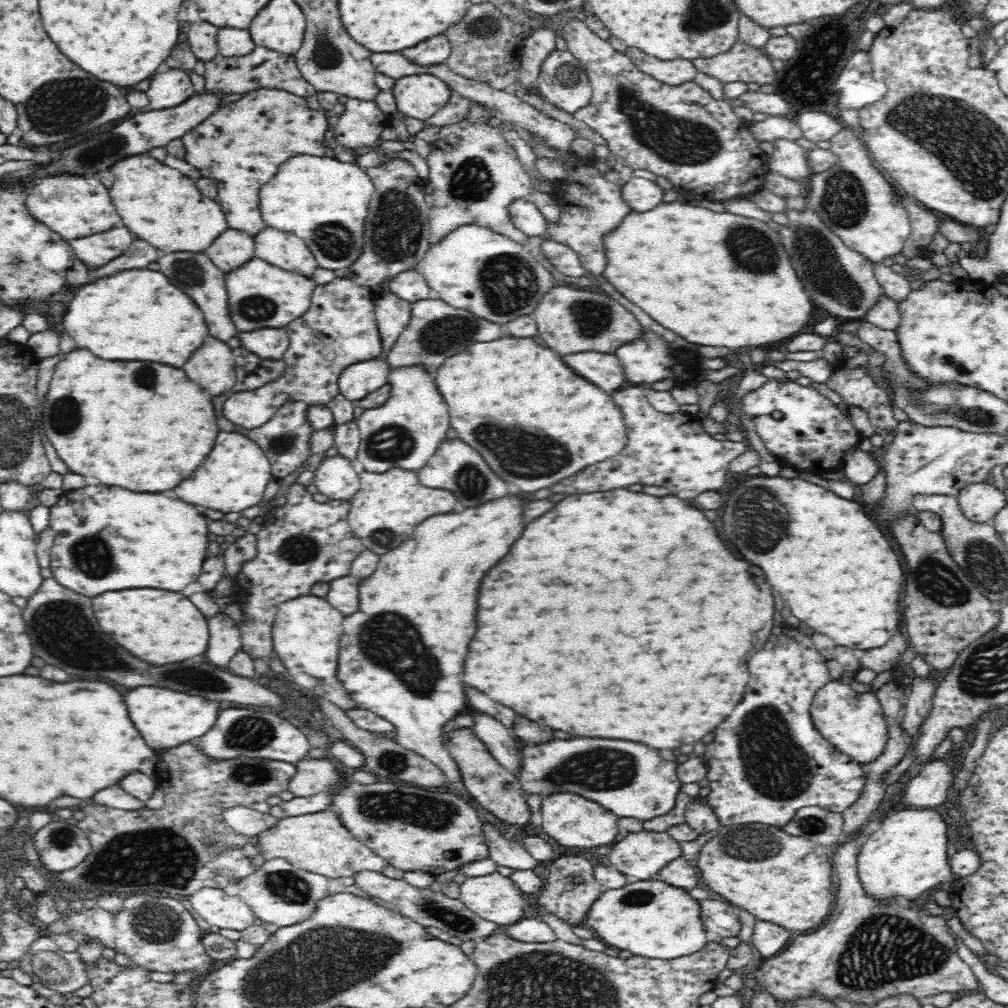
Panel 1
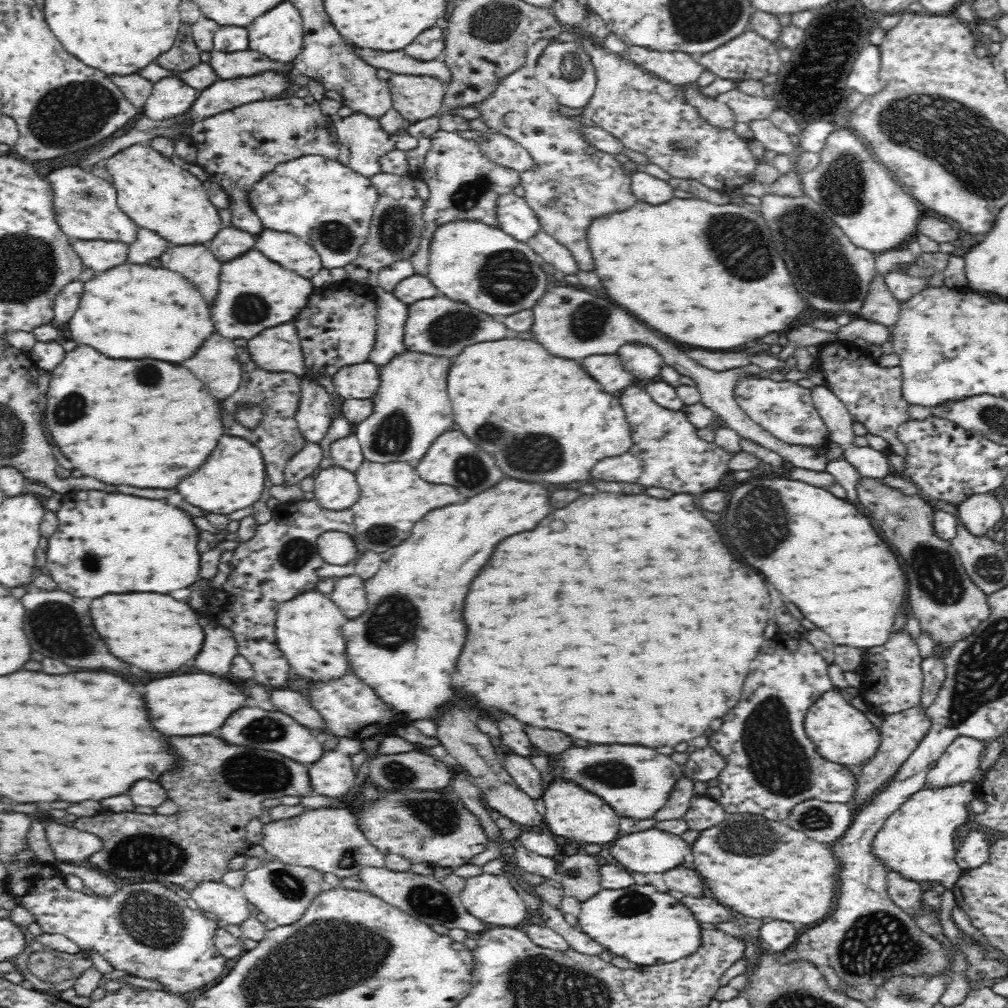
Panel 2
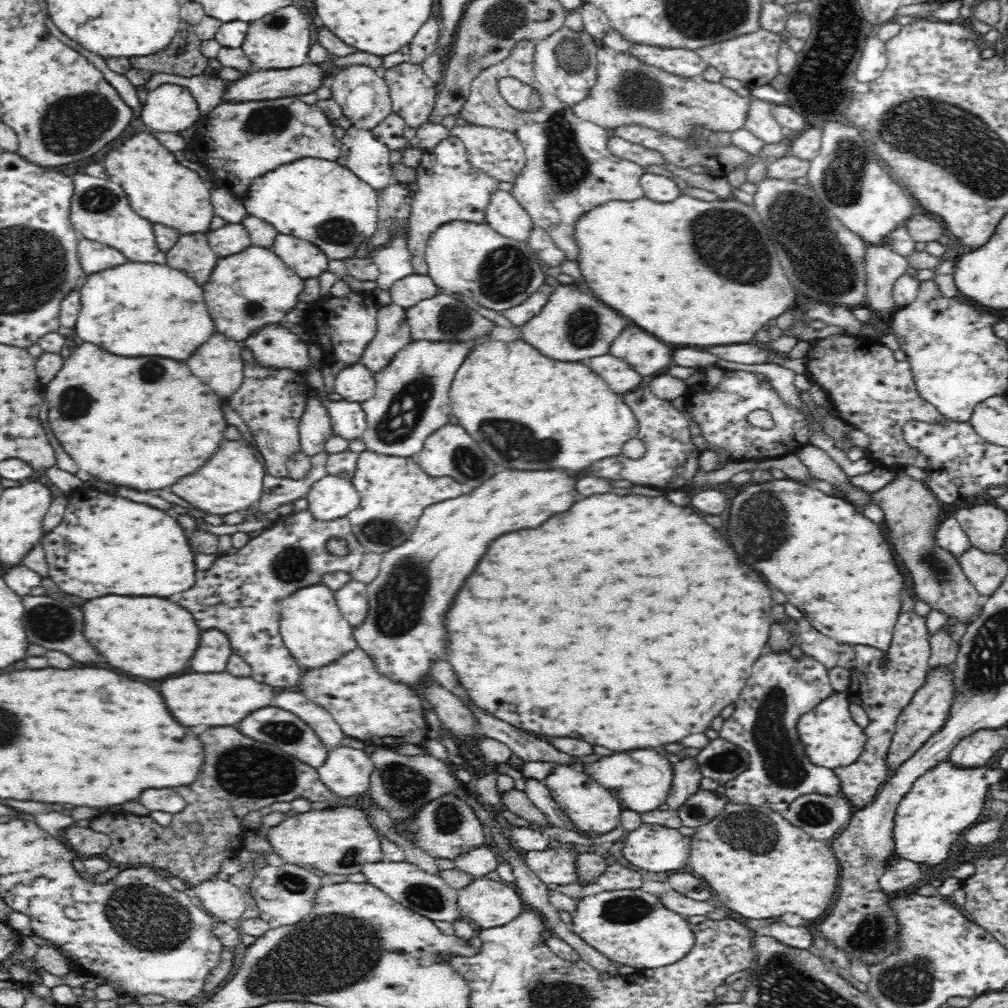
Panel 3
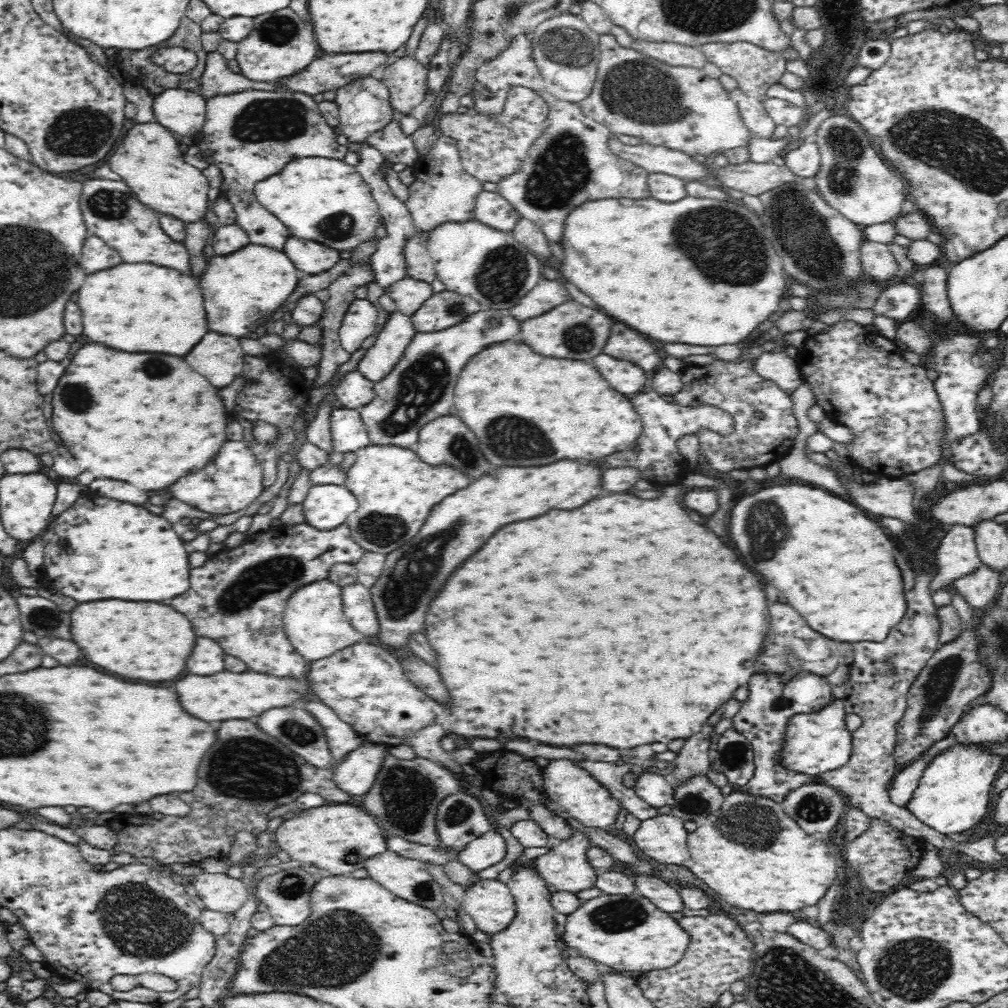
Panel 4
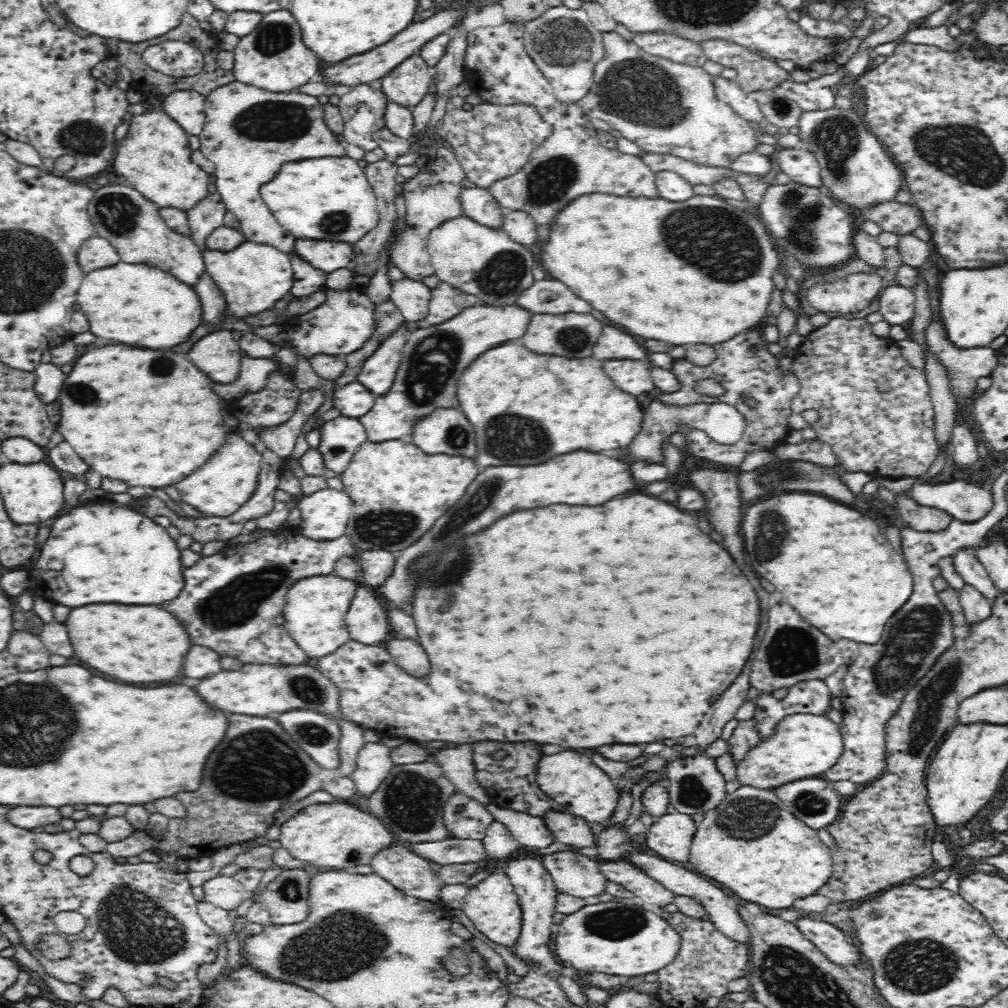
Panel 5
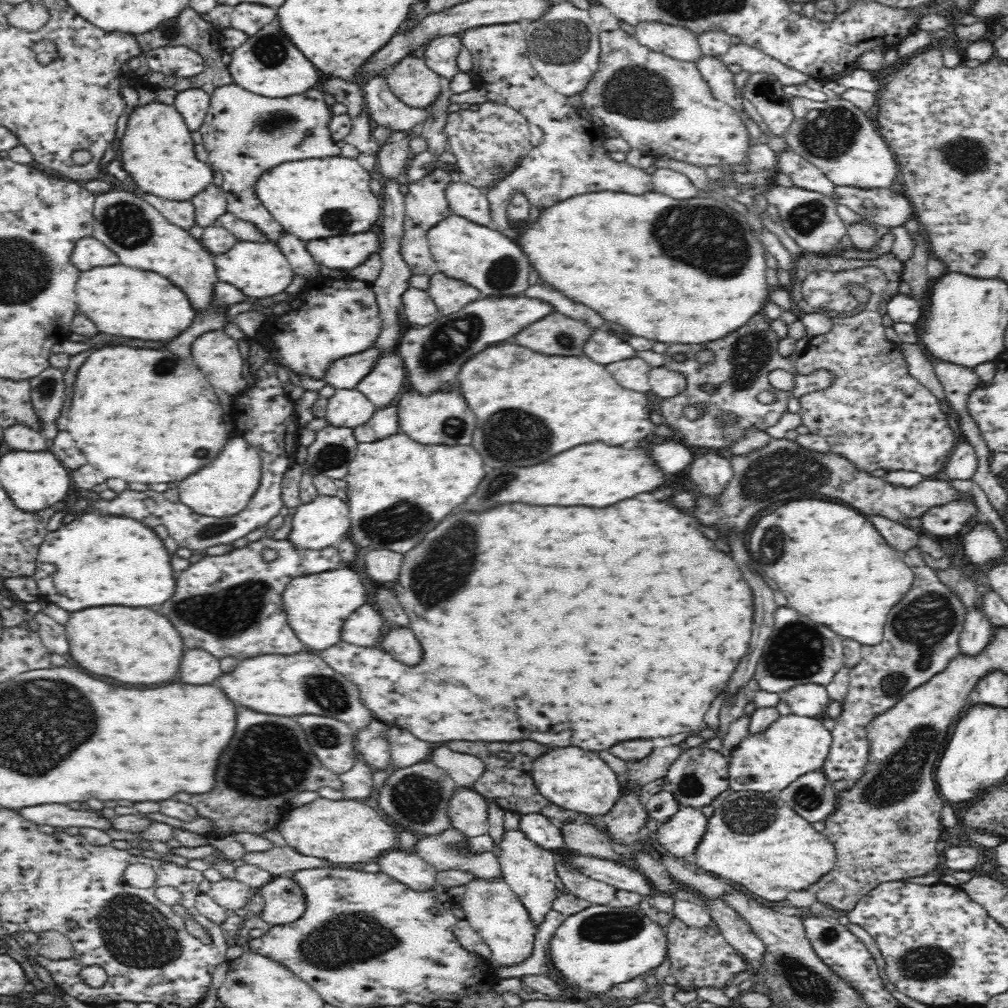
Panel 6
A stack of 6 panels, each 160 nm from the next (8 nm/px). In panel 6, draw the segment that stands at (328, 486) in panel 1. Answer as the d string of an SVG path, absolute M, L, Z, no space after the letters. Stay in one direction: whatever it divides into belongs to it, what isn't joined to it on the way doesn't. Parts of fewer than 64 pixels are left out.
M318 495L314 500L302 502L294 508L292 529L287 537L300 548L321 549L337 546L351 528L349 504L338 498L338 495Z

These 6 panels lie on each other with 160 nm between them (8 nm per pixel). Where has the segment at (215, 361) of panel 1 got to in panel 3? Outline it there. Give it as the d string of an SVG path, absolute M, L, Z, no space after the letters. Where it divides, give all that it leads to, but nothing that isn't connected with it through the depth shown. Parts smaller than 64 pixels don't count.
M214 334L186 364L192 374L216 390L220 396L232 396L243 381L242 348L238 341Z

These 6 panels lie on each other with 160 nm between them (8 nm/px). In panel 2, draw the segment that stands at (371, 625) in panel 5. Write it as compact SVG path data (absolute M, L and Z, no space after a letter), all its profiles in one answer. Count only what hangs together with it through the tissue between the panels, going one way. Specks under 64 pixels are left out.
M356 575L335 578L334 591L329 595L346 618L360 616L367 607L363 580Z

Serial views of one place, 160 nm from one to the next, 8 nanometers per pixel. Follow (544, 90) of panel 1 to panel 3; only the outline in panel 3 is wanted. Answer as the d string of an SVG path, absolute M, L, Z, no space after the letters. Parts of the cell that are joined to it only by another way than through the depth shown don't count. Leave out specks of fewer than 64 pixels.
M564 26L546 39L535 43L533 68L536 70L536 80L542 86L546 86L550 92L554 92L554 95L563 103L569 104L571 107L588 98L591 88L598 82L598 59L596 55L599 48L593 41L594 38L590 37L585 31L576 32Z

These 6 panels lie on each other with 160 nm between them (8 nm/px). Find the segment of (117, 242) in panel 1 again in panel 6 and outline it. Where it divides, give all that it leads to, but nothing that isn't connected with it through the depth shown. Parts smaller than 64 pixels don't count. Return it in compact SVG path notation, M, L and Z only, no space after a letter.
M93 236L78 240L72 253L71 261L82 272L92 270L96 266L118 264L118 256L110 250L110 247L104 246L100 240Z

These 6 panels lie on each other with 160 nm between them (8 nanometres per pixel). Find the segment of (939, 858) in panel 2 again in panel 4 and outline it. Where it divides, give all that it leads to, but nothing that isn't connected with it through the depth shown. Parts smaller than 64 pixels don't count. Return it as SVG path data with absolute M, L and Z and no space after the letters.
M952 746L950 750L938 754L925 768L919 778L907 811L922 824L940 834L960 834L978 824L986 810L996 775L1001 768L1003 757L987 754L985 750L971 746Z

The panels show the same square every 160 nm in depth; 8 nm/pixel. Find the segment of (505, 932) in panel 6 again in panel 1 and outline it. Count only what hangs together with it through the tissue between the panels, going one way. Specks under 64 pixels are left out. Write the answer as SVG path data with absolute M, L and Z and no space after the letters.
M498 872L467 877L459 884L459 899L472 911L501 927L522 919L525 894Z

